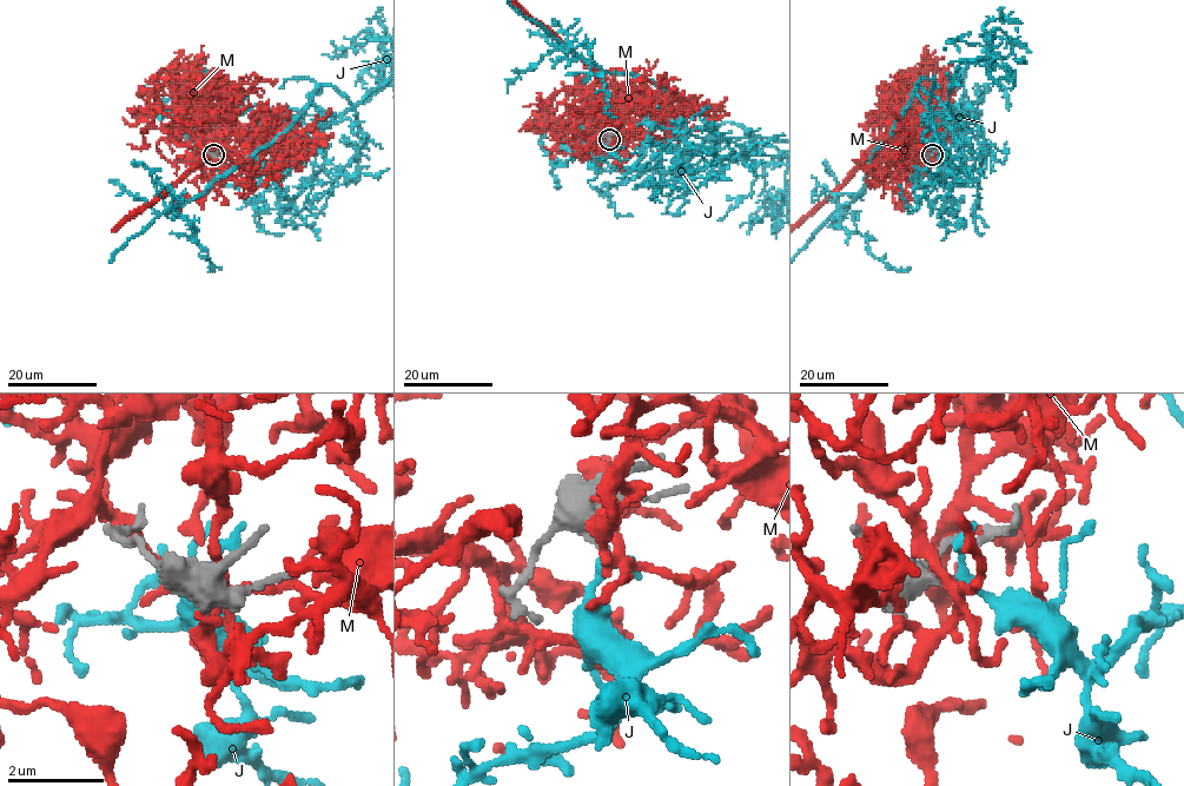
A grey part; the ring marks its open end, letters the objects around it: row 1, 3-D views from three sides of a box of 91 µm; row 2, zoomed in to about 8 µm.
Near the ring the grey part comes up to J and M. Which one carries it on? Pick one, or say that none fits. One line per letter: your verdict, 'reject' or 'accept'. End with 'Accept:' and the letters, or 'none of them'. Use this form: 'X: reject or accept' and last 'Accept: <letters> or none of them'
J: reject
M: reject
Accept: none of them

